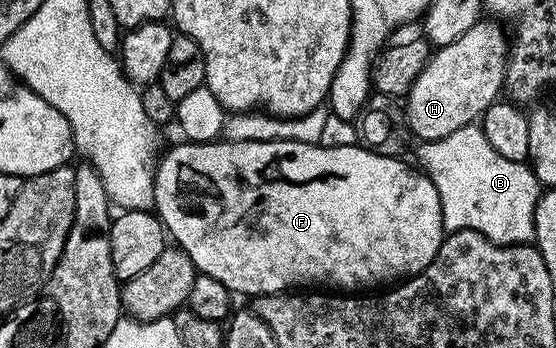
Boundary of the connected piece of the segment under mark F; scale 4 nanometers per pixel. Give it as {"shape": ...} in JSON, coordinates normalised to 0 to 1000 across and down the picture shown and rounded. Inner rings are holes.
{"shape":[[[390,399],[317,417],[302,443],[297,437],[281,468],[281,523],[277,537],[277,609],[295,644],[300,678],[349,756],[354,787],[392,802],[419,848],[441,842],[448,859],[473,853],[478,842],[532,836],[541,825],[588,825],[597,836],[676,836],[685,825],[705,825],[714,813],[752,790],[788,733],[788,710],[800,687],[802,661],[795,629],[795,583],[777,517],[754,483],[737,477],[727,457],[694,451],[673,440],[646,414],[622,422],[586,422],[559,417],[541,405],[444,405],[421,411]]]}

